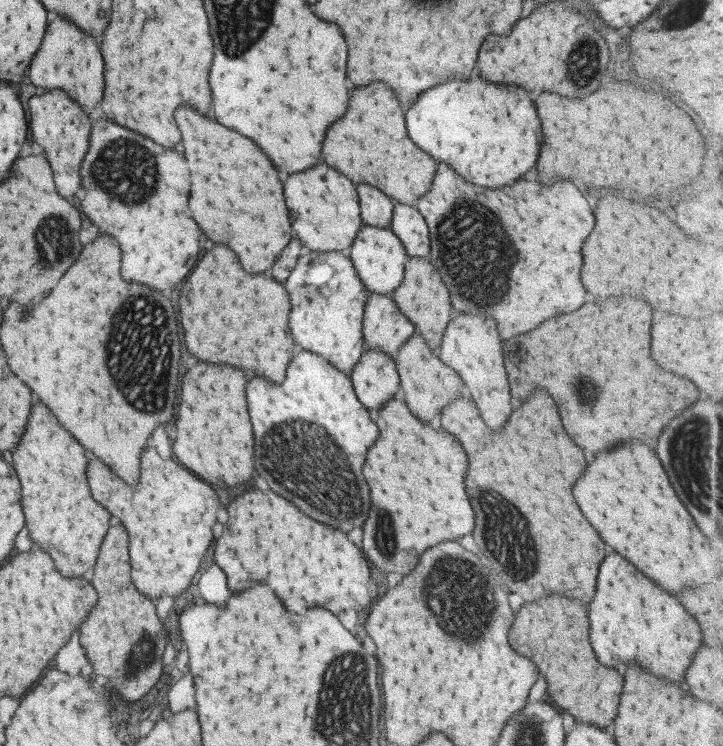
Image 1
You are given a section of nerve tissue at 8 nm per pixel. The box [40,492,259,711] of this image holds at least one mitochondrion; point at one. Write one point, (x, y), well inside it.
(142, 650)

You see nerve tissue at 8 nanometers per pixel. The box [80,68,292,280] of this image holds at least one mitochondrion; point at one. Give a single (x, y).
(122, 156)

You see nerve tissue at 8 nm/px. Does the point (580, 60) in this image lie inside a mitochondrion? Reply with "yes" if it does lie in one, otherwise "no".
yes

